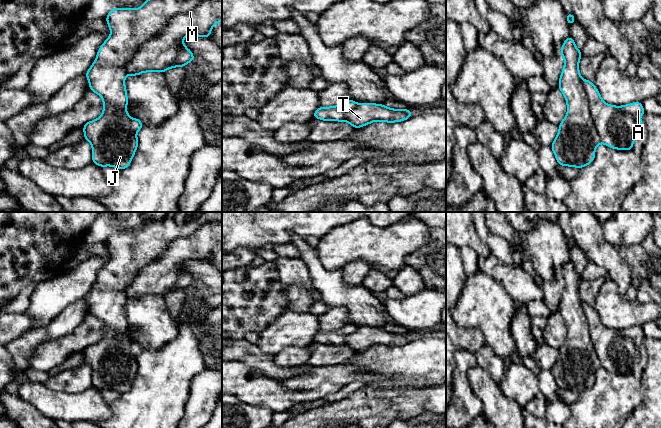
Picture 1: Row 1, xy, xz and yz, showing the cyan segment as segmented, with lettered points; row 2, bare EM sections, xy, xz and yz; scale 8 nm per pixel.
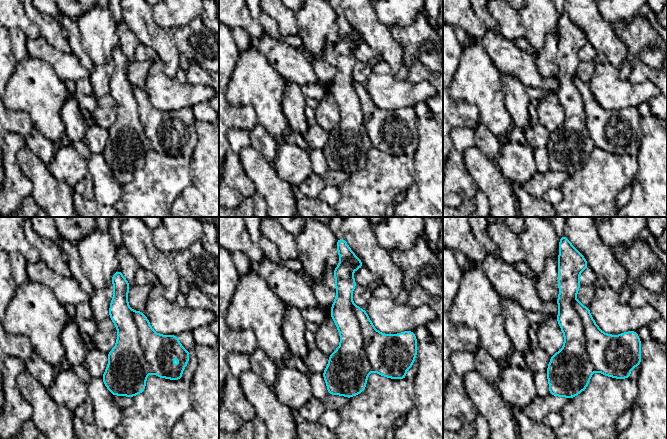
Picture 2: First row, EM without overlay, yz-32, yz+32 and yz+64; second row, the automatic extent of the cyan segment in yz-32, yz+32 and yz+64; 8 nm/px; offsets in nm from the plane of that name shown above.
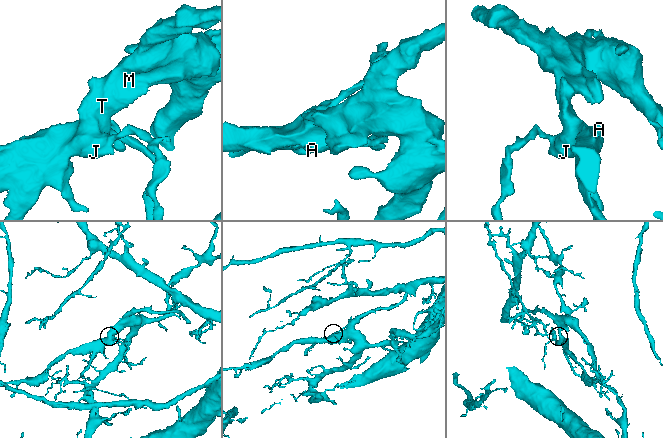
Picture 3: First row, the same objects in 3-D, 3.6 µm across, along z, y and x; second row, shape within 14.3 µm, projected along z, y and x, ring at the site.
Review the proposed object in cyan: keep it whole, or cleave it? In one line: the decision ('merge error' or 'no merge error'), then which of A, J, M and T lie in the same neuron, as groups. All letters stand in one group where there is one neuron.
no merge error; A J M T

